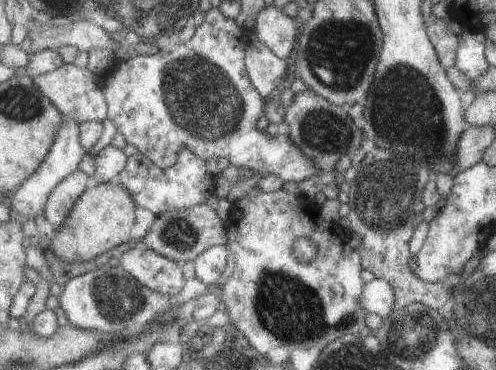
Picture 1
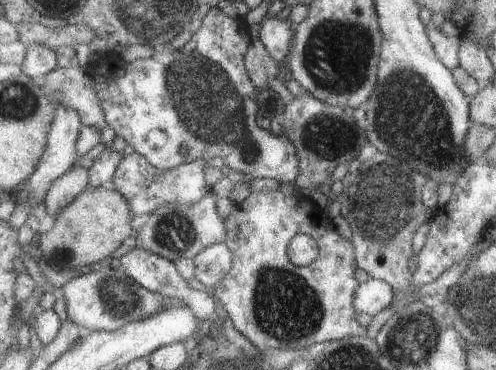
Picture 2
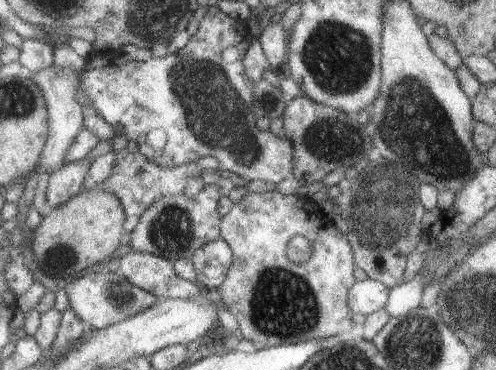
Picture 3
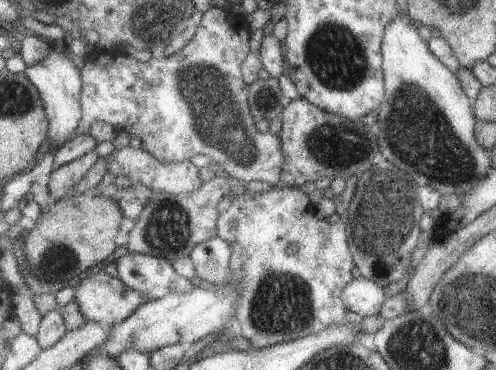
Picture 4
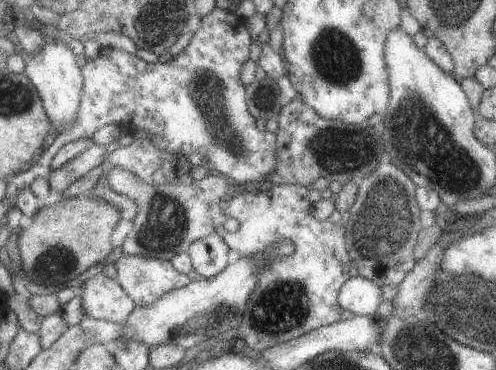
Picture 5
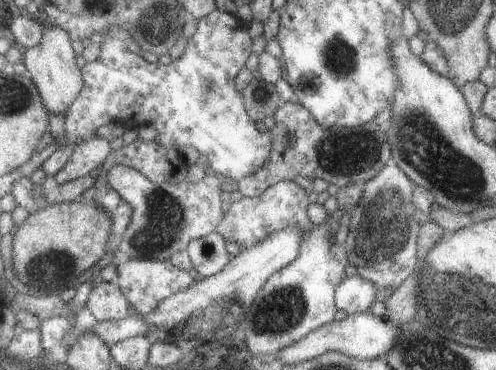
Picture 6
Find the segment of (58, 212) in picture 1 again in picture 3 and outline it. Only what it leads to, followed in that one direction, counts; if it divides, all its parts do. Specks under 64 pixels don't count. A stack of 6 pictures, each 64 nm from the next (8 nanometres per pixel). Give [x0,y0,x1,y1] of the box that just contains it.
[47,158,93,208]

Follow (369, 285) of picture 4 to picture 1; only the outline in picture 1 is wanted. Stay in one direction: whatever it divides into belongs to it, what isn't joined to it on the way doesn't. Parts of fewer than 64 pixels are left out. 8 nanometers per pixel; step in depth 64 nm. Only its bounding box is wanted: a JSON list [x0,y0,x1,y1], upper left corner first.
[361,280,397,318]

